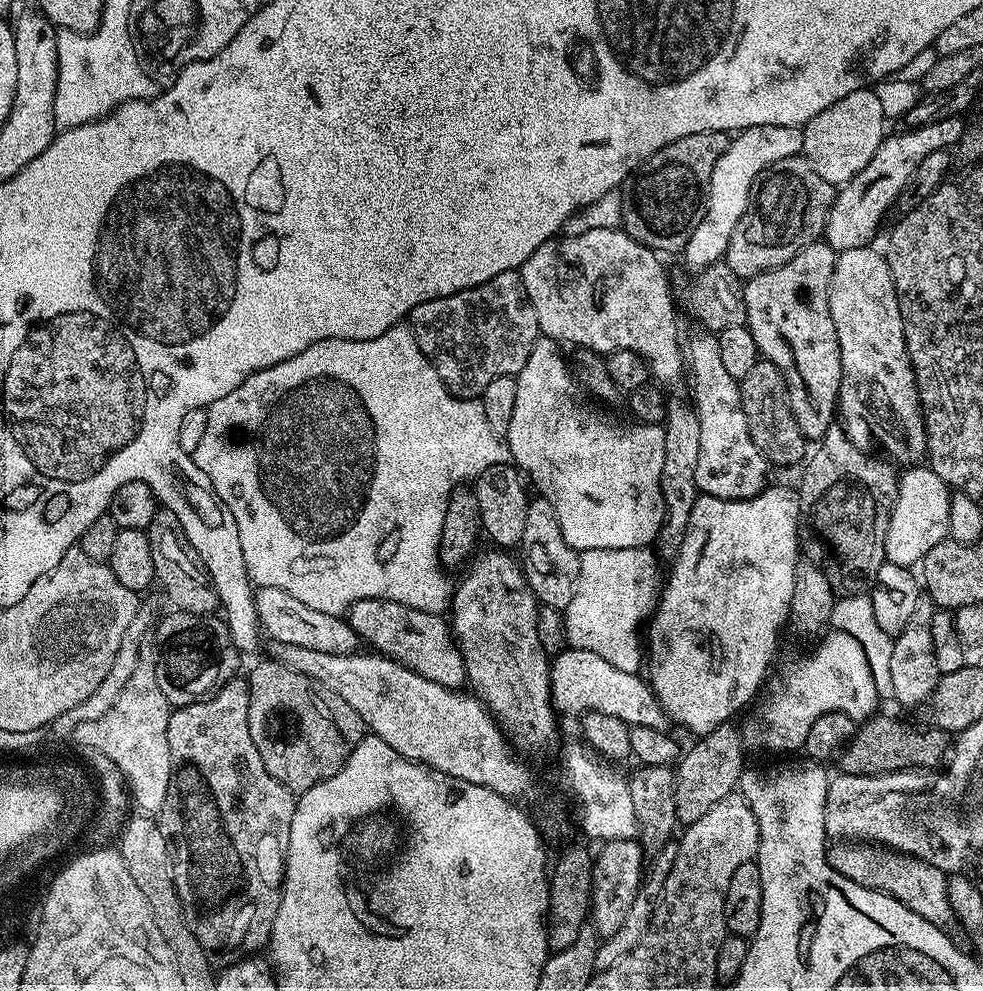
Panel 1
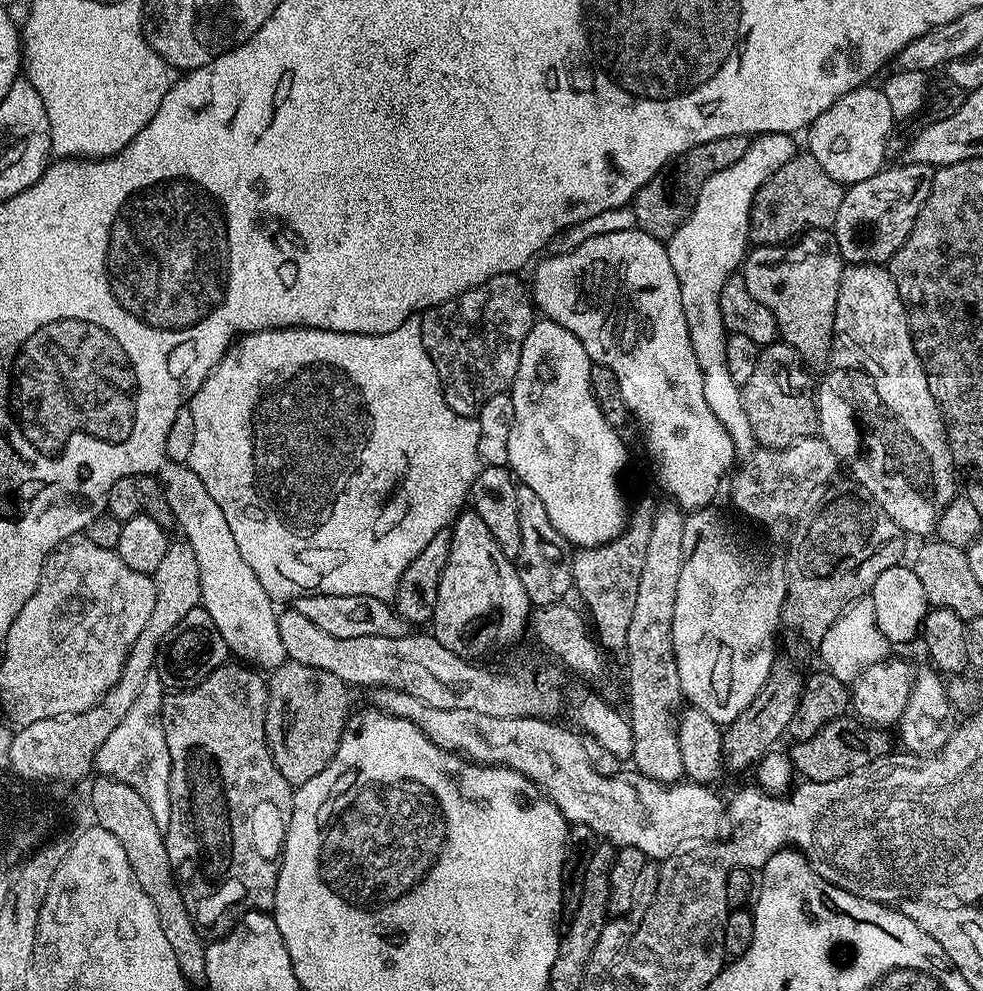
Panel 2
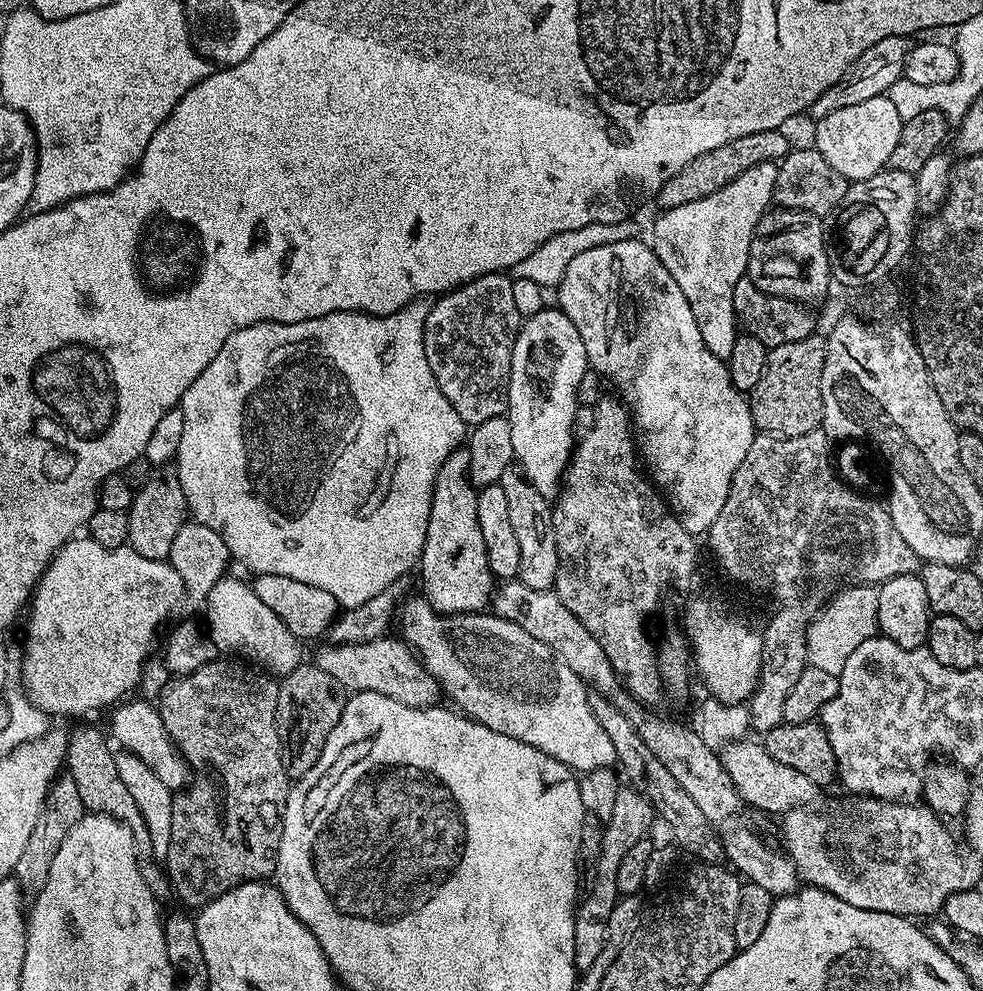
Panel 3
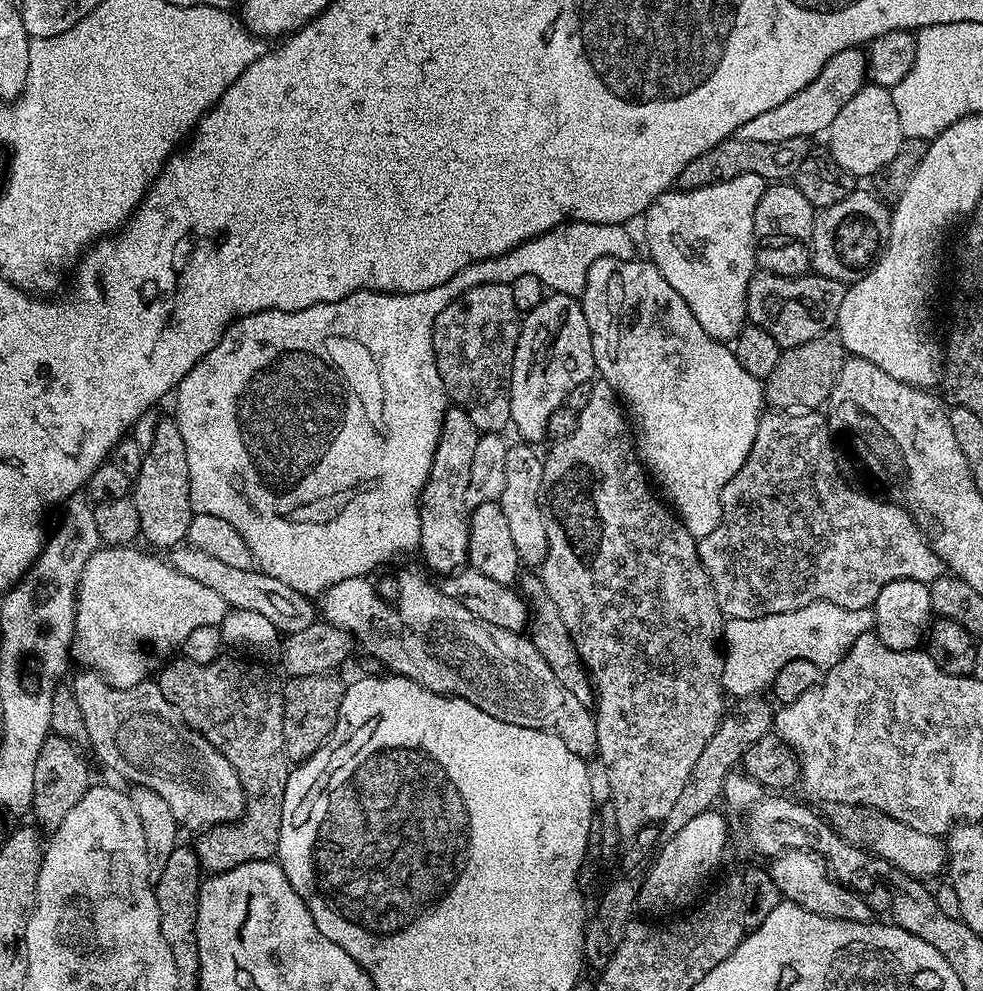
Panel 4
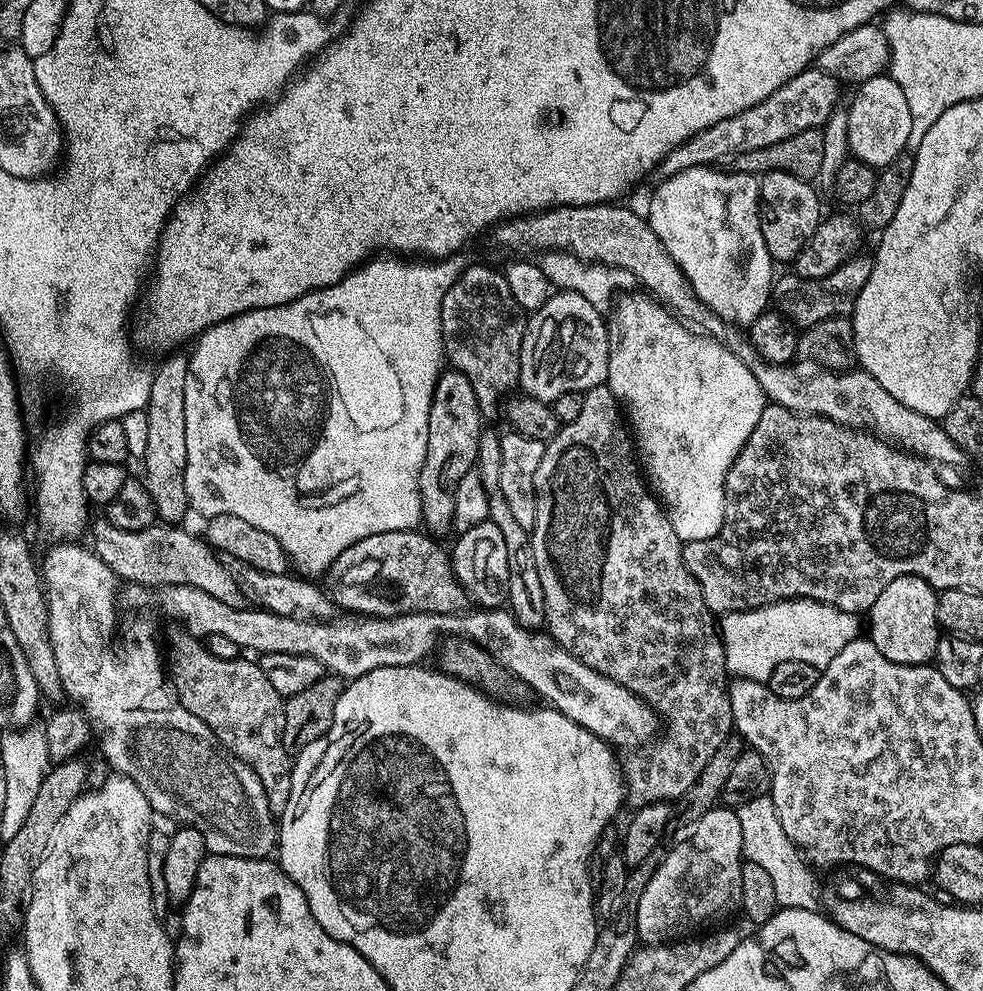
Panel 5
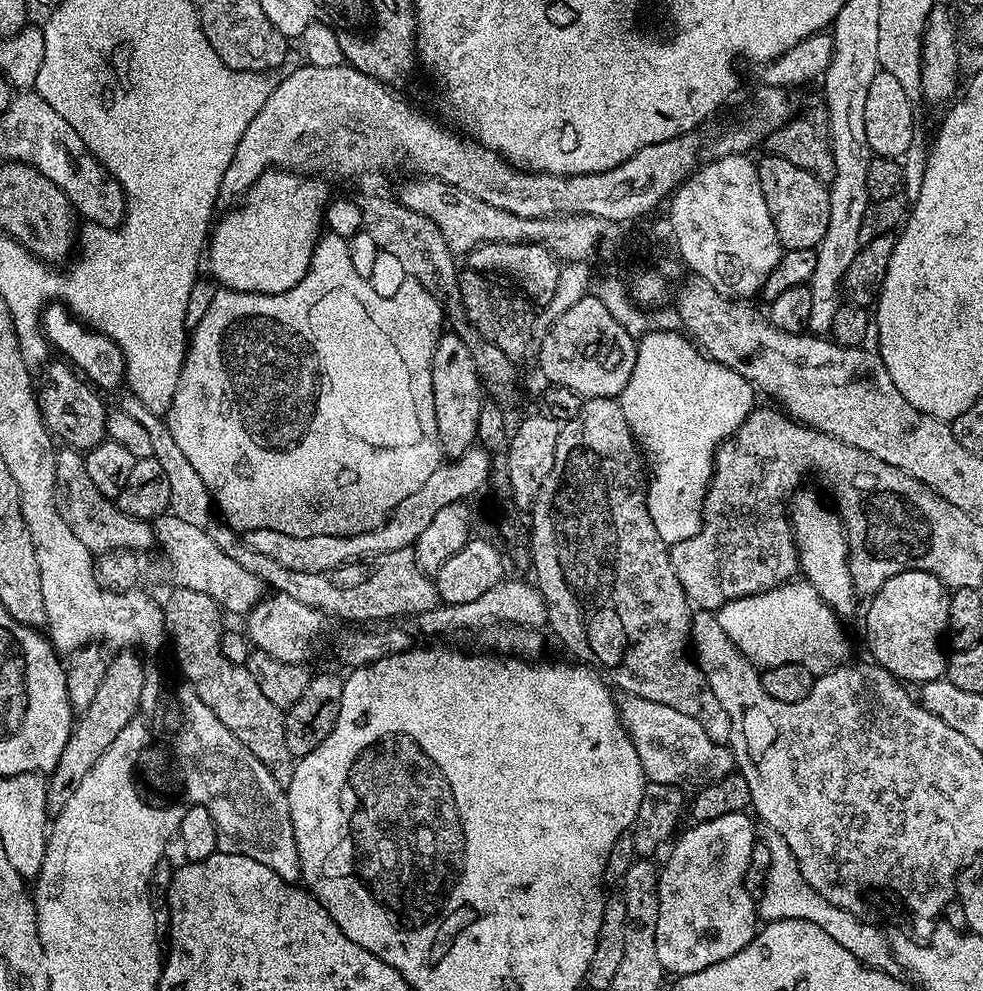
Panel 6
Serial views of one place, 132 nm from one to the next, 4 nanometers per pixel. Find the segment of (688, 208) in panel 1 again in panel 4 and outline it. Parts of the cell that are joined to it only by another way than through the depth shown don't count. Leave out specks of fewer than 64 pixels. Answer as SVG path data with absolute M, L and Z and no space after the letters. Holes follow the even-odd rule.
M807 136L786 138L786 142L774 142L773 144L729 138L718 146L706 150L706 154L689 162L686 170L678 174L675 187L680 190L691 190L717 184L730 178L738 178L742 174L758 174L765 182L784 182L795 177L798 166L802 166L802 162L810 154L808 144L810 140Z

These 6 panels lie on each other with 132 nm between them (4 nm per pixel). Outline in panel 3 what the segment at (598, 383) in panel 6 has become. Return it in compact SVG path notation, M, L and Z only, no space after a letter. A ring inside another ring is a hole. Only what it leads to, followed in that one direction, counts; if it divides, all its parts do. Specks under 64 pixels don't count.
M546 306L538 314L527 317L521 323L520 332L512 347L512 369L508 383L508 410L510 422L510 442L514 442L513 461L519 471L538 490L538 494L549 498L555 497L562 487L564 471L572 459L574 447L576 395L578 382L582 382L582 374L589 371L590 365L586 358L586 346L582 346L582 334L574 327L574 322L566 318L559 307Z

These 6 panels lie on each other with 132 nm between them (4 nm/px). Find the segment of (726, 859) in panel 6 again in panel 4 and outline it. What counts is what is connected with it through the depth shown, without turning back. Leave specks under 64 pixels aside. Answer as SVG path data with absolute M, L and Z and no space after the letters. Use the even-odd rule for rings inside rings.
M713 810L698 814L672 838L663 841L656 860L654 858L649 863L648 872L637 887L637 907L640 910L660 912L666 908L684 906L695 898L706 878L721 862L726 848L728 828L723 816L718 813Z

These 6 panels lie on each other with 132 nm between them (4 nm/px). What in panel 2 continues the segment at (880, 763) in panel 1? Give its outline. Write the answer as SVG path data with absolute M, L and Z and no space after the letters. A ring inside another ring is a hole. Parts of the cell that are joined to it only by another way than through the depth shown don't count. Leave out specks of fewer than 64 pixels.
M841 718L821 726L812 738L795 741L790 748L792 766L797 773L801 772L804 780L814 782L834 782L843 776L849 776L854 770L866 766L880 756L889 755L888 740L883 731L873 728L852 718Z

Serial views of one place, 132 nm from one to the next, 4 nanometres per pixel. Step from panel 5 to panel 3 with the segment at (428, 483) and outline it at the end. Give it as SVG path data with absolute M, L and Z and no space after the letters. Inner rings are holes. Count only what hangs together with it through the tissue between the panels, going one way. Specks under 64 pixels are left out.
M461 446L448 455L436 475L430 506L426 542L420 555L418 573L424 587L423 599L446 616L456 612L484 612L494 591L494 577L486 562L486 542L478 526L477 489L468 477L470 454Z

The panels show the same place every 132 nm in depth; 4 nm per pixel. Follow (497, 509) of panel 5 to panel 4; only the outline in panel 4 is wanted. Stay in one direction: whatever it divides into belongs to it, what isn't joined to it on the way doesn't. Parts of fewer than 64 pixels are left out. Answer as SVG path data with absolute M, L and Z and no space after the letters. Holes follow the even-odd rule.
M534 572L523 573L519 577L518 588L530 605L529 629L531 630L532 645L542 654L542 658L546 660L546 664L550 666L550 670L553 671L558 682L561 682L562 686L578 699L578 702L591 707L595 703L595 688L592 685L591 673L581 661L577 647L570 638L569 630L567 630L558 608L554 605L554 600L546 593L546 588L539 575Z

